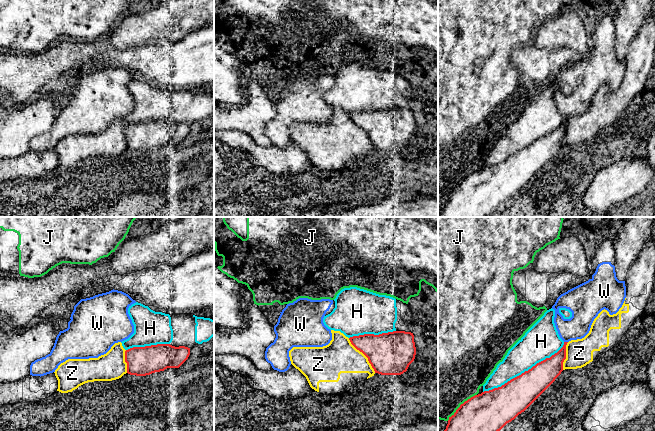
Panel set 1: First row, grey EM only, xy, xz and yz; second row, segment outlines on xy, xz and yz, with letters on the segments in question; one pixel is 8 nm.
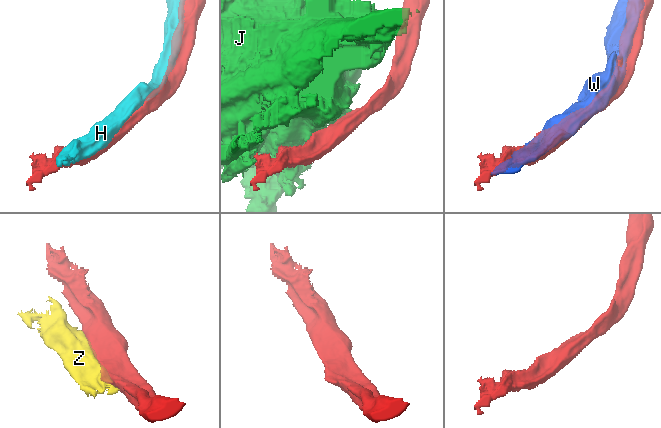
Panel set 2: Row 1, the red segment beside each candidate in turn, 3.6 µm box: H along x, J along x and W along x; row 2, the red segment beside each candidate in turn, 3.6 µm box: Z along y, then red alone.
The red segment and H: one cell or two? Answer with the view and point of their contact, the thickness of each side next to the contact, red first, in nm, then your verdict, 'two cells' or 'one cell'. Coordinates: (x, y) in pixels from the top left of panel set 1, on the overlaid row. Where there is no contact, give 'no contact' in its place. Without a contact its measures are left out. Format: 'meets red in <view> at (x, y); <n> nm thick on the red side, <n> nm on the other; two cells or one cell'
meets red in yz at (525, 371); 280 nm thick on the red side, 260 nm on the other; two cells

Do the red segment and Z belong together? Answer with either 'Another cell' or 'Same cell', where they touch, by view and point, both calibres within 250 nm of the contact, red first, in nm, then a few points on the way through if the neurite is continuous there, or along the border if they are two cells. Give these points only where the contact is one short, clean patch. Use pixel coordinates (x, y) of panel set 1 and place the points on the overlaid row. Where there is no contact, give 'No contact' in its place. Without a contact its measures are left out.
Another cell. Touches red at xz (364, 354). Thickness 340 nm (red) against 280 nm

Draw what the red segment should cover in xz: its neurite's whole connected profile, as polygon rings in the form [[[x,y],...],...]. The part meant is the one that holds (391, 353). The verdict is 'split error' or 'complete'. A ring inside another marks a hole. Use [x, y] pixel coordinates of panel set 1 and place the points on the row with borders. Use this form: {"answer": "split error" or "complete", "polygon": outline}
{"answer": "complete", "polygon": [[[411,332],[364,334],[349,340],[368,358],[375,373],[381,375],[401,375],[415,359],[416,347]]]}

